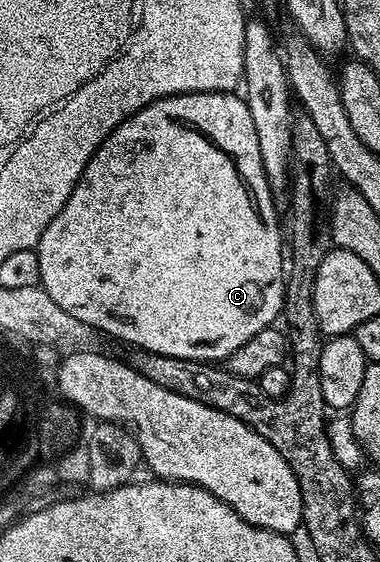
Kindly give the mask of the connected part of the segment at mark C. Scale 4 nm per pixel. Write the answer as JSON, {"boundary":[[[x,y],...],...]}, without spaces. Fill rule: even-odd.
{"boundary":[[[186,92],[176,96],[166,96],[145,105],[141,110],[134,112],[125,122],[121,122],[121,126],[117,126],[105,138],[105,142],[101,142],[101,146],[93,154],[93,158],[89,158],[77,186],[73,186],[73,194],[69,194],[69,202],[65,202],[65,206],[57,214],[57,218],[53,218],[53,222],[49,222],[49,226],[45,226],[45,234],[41,234],[37,249],[41,262],[39,283],[47,291],[49,298],[53,298],[53,302],[57,302],[57,306],[61,306],[61,310],[73,314],[73,318],[81,318],[81,322],[85,322],[90,328],[94,328],[100,333],[106,334],[108,332],[109,335],[116,336],[117,339],[124,340],[127,344],[135,344],[131,346],[136,349],[153,354],[165,354],[169,358],[181,358],[182,360],[223,362],[226,361],[227,357],[232,356],[238,348],[245,346],[245,342],[249,342],[249,338],[253,338],[253,334],[272,327],[280,319],[285,287],[285,236],[281,231],[281,220],[278,220],[275,215],[277,215],[277,209],[271,197],[261,162],[261,146],[257,138],[257,126],[253,126],[253,114],[249,114],[246,99],[235,92]]]}

